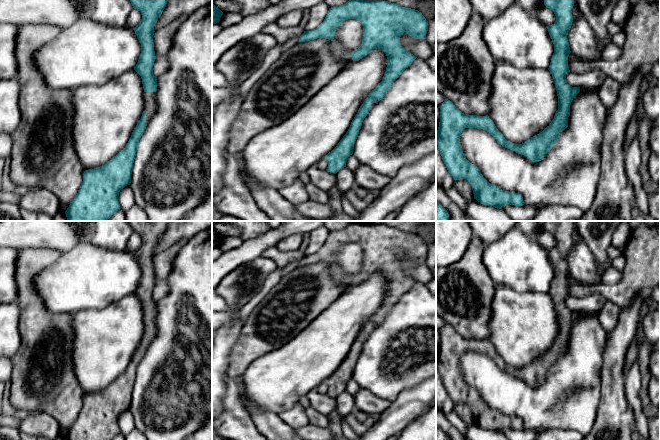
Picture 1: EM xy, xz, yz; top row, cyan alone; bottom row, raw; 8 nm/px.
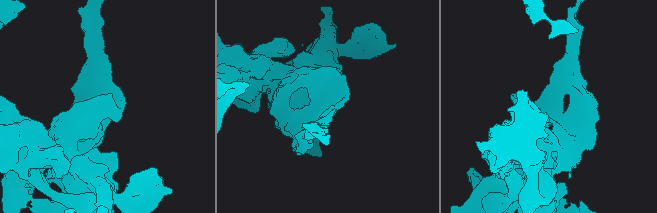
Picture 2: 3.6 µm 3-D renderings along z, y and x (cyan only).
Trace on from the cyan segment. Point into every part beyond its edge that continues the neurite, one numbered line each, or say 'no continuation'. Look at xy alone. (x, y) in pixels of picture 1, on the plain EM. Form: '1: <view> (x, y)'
1: xy (150, 329)

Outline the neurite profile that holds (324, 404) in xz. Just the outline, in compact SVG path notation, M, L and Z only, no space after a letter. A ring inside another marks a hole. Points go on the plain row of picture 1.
M316 389L311 390L307 394L307 398L310 402L310 406L321 414L327 416L332 411L336 410L336 399L327 394L319 393Z

